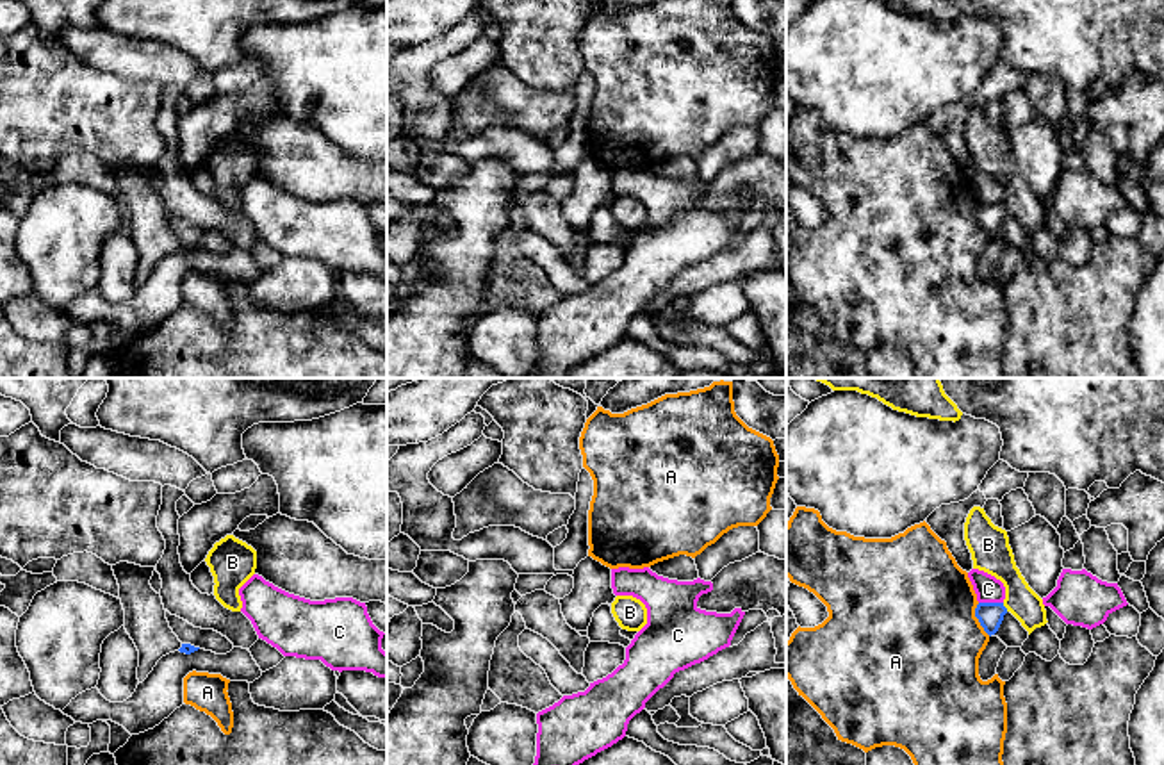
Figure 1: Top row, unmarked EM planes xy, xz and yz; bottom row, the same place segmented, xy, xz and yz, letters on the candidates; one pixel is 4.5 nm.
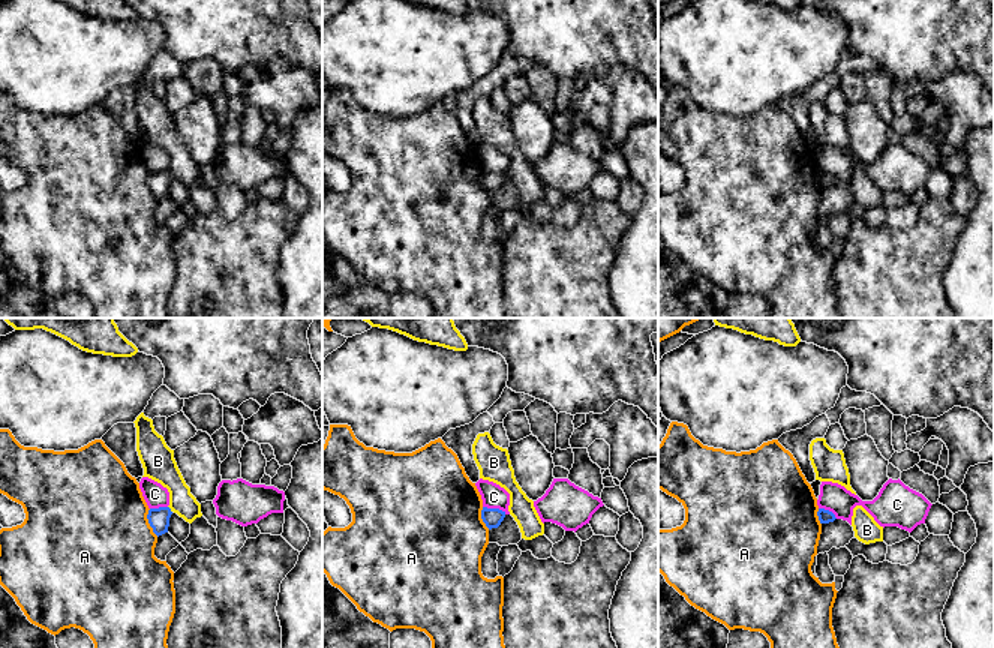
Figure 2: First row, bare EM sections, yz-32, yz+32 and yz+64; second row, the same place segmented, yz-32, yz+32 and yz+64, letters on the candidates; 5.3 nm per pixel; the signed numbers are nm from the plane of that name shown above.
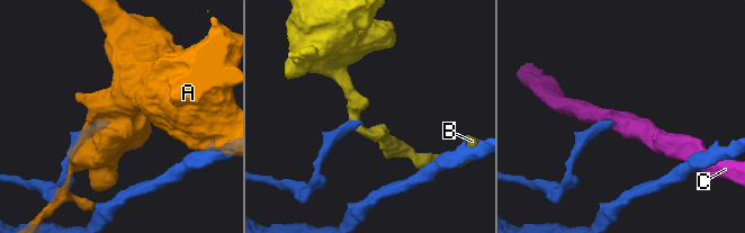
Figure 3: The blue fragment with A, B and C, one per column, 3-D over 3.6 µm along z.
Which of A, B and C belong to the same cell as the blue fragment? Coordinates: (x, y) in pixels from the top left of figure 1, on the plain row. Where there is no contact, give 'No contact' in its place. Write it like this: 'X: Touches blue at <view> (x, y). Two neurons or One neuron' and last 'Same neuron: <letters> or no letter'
A: Touches blue at yz (977, 218). Two neurons
B: Touches blue at yz (1004, 207). Two neurons
C: Touches blue at yz (991, 204). Two neurons
Same neuron: no letter

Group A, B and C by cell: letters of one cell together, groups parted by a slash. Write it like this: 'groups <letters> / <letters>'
groups A / B / C

